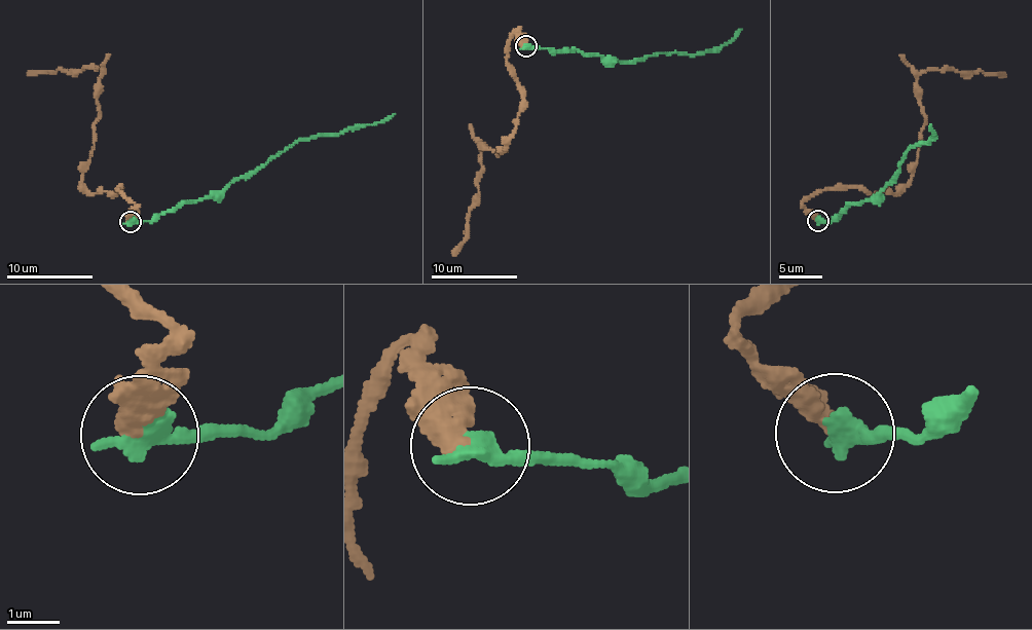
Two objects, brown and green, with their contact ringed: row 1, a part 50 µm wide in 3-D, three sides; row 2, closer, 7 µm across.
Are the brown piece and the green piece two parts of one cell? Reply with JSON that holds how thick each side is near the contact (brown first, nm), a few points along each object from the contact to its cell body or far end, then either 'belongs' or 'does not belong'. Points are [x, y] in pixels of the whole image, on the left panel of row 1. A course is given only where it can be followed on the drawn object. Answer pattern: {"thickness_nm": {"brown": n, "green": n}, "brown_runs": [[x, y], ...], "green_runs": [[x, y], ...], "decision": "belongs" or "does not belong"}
{"thickness_nm": {"brown": 360, "green": 380}, "brown_runs": [[130, 221], [135, 205], [115, 190], [119, 188], [93, 193], [82, 182], [104, 71], [27, 75]], "green_runs": [[130, 221], [155, 221], [184, 202], [222, 195], [231, 182], [249, 178], [299, 141], [337, 136], [395, 114]], "decision": "does not belong"}

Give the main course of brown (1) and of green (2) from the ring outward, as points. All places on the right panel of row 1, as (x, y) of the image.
1: (818, 220), (802, 204), (823, 189), (896, 193), (909, 182), (925, 117), (918, 76), (949, 70), (1004, 76)
2: (818, 220), (833, 221), (849, 205), (876, 199), (893, 183), (910, 147), (935, 139), (931, 124)

